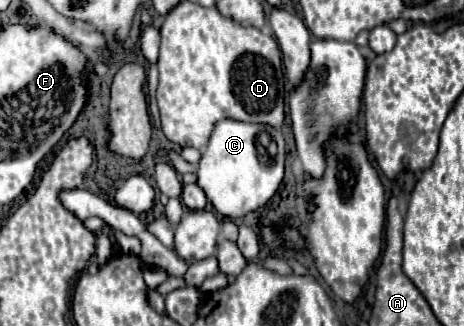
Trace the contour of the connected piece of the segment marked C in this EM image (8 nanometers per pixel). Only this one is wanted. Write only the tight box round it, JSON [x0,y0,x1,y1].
[198,120,286,218]

